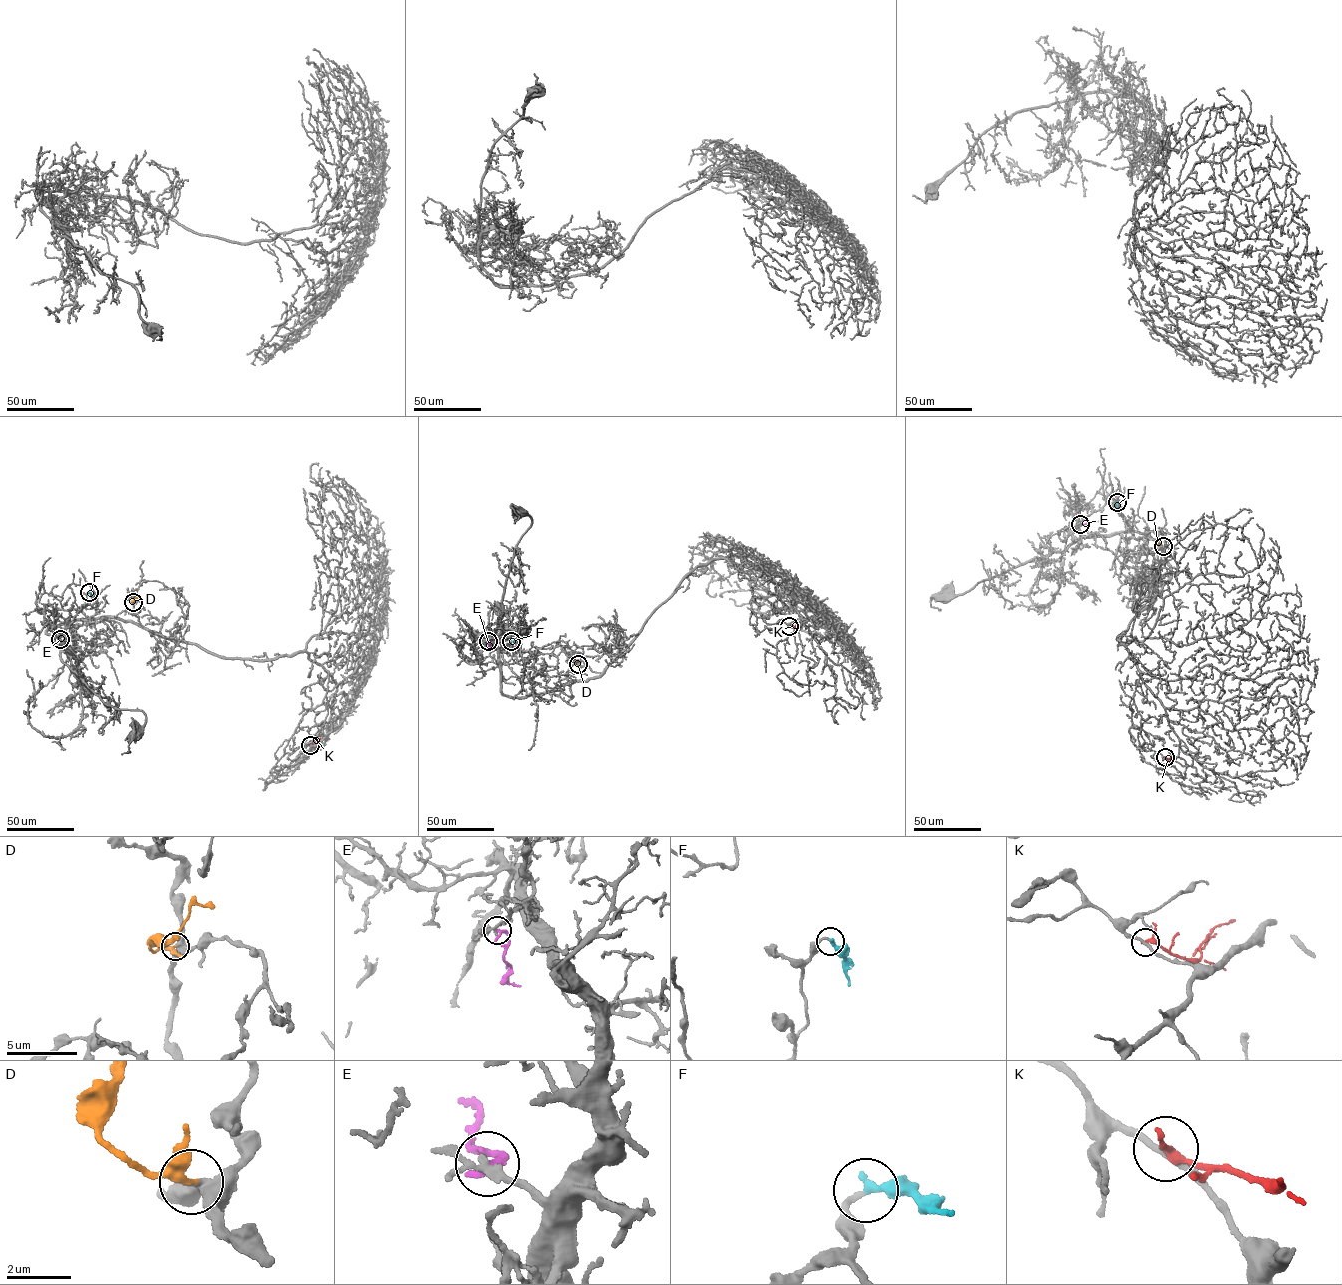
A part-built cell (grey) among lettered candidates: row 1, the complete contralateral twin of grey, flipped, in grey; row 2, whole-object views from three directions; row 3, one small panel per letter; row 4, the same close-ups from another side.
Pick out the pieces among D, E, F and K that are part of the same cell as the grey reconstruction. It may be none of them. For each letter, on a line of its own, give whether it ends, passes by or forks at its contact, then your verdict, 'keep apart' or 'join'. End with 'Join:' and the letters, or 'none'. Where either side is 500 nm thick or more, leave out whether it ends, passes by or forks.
D: it passes by; join
E: it ends there; keep apart
F: it ends there; join
K: it passes by; keep apart
Join: D, F

